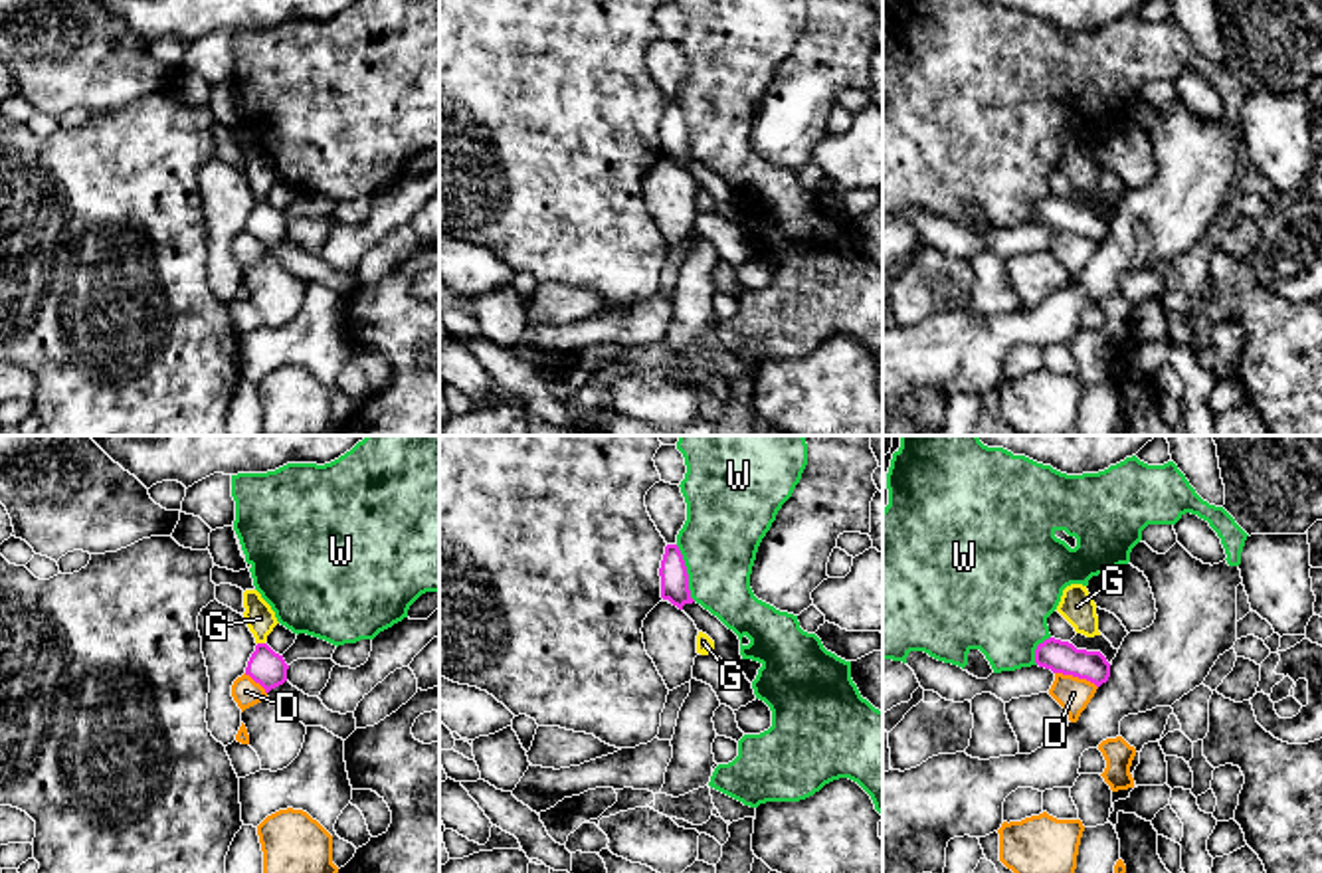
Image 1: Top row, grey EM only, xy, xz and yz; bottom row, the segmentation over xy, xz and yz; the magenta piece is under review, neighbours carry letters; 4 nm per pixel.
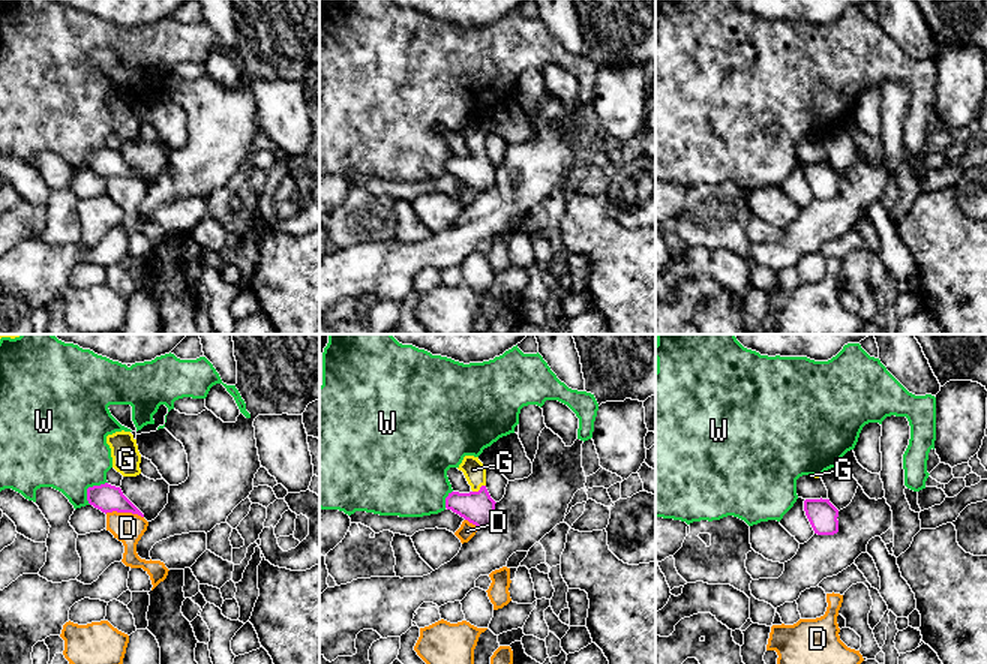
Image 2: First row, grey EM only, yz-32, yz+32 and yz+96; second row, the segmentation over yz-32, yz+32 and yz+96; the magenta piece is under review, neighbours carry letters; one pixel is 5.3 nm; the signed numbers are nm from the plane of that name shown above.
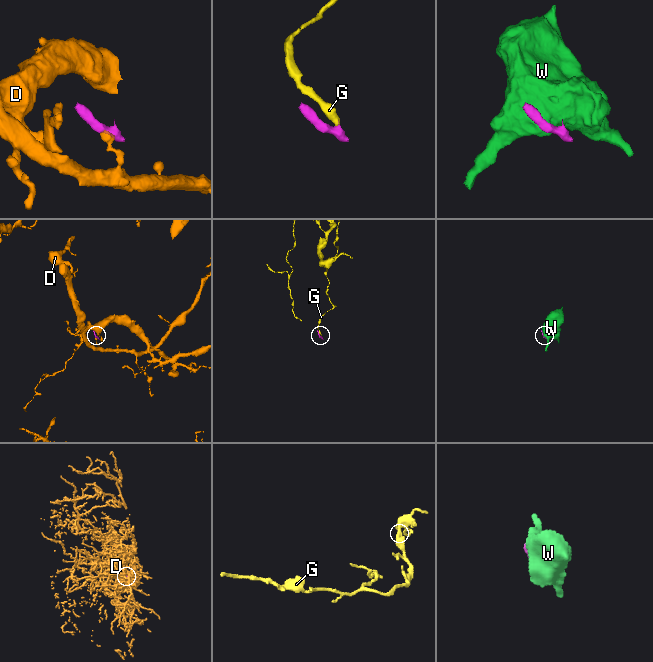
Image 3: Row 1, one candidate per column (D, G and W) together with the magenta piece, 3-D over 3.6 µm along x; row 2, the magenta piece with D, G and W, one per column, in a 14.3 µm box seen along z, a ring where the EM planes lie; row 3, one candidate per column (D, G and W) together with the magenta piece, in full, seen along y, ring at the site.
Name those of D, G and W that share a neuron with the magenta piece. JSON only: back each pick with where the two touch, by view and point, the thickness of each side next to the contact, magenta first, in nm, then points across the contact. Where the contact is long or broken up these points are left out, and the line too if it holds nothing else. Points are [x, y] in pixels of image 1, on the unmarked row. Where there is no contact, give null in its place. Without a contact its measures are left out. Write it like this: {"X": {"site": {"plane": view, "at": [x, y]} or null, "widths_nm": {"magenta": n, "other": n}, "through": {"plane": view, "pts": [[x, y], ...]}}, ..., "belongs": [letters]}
{"G": {"site": {"plane": "xy", "at": [262, 200]}, "widths_nm": {"magenta": 140, "other": 120}, "through": {"plane": "xy", "pts": [[266, 224], [262, 200], [260, 175]]}}, "belongs": ["G"]}

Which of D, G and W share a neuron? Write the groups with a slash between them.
D / G / W

